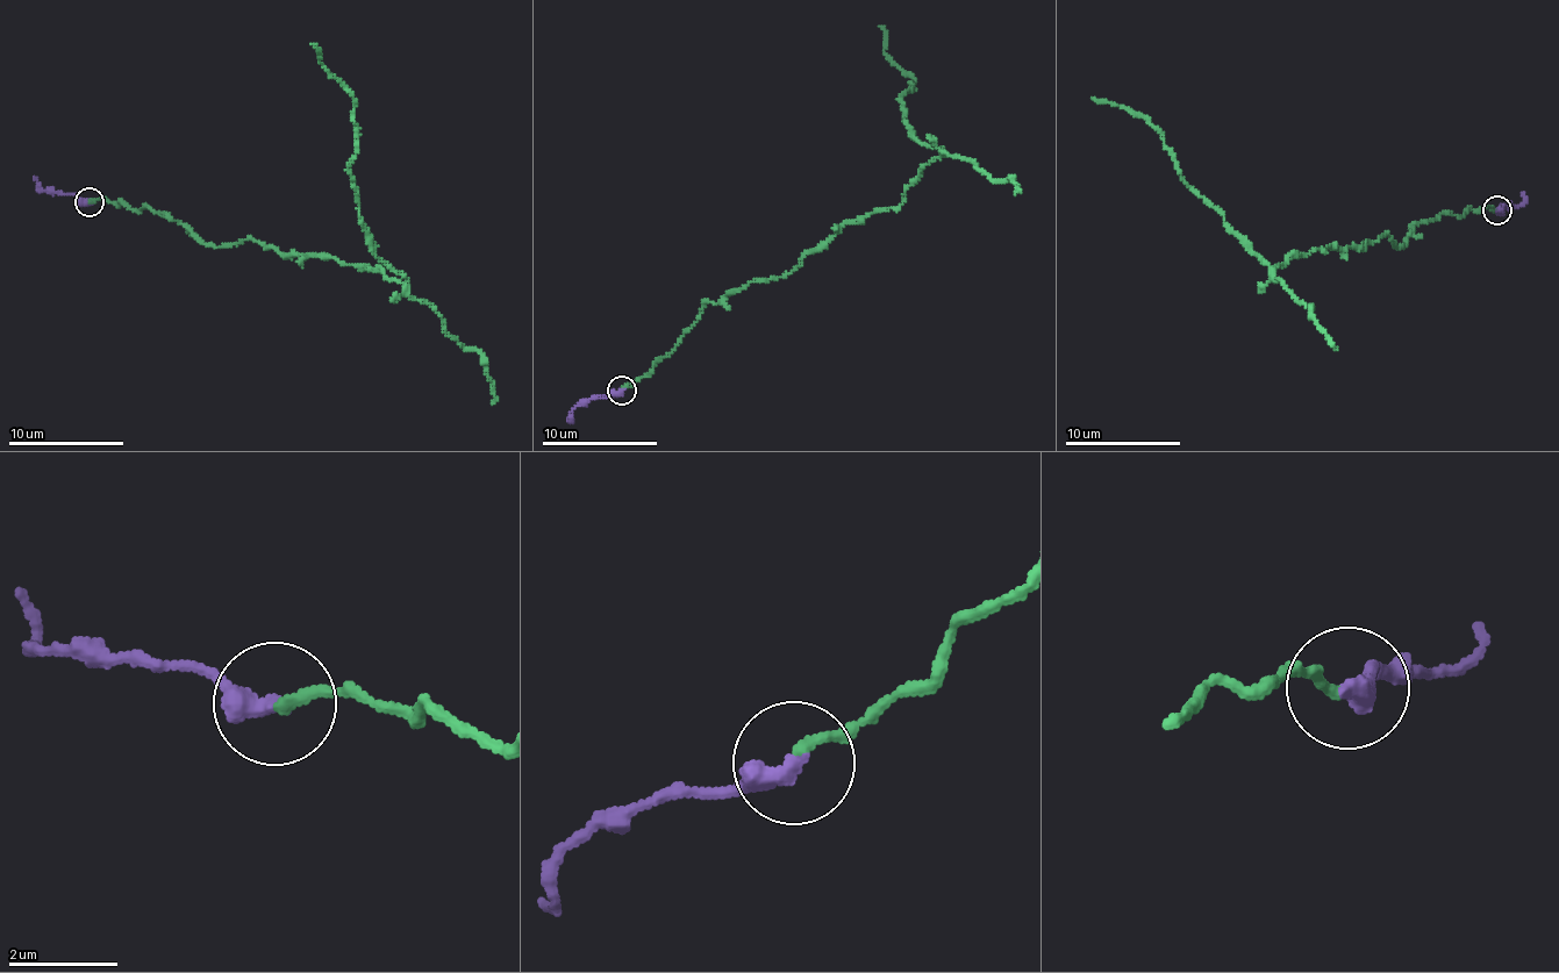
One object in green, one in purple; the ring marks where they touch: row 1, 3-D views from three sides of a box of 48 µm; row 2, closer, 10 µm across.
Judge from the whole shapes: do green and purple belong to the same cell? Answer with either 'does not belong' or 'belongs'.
belongs

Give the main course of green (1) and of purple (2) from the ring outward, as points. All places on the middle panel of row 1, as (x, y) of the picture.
1: (622, 390), (708, 302), (786, 277), (846, 223), (896, 208), (943, 155), (905, 122), (913, 79), (879, 26)
2: (622, 390), (606, 398), (580, 402), (567, 419)

